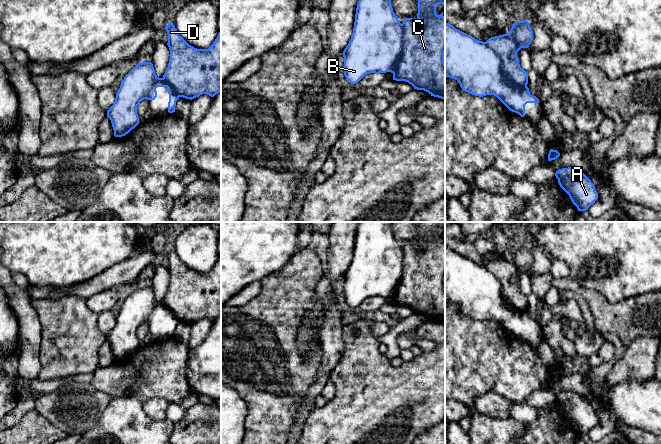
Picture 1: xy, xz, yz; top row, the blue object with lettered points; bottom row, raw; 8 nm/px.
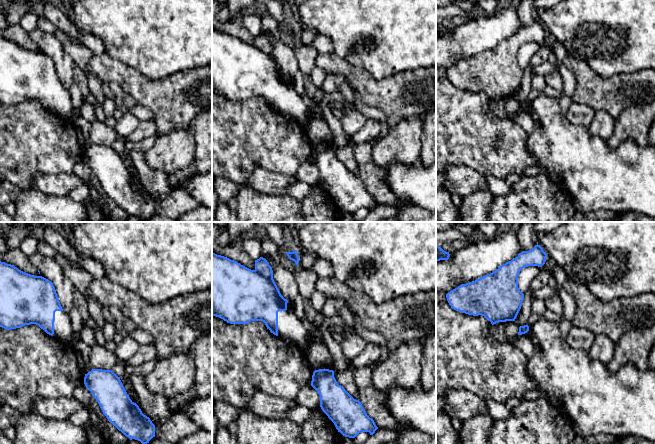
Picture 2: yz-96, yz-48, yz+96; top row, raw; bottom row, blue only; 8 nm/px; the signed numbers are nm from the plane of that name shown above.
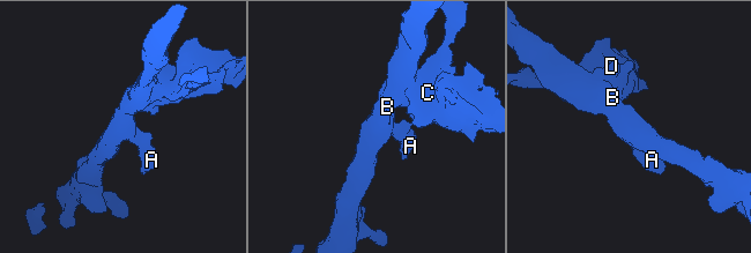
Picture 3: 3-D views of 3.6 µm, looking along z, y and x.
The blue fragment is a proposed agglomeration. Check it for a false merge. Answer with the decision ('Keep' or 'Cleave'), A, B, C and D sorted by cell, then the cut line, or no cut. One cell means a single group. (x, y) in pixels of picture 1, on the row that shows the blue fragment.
Cleave. Groups: A B / C D. Split along yz (484, 42), (499, 58), (504, 77), (512, 84), (525, 87)

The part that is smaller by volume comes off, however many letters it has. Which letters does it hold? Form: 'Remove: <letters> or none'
Remove: C, D

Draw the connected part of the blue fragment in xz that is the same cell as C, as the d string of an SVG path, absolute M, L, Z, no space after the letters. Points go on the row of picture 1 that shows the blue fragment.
M418 0L417 19L421 22L418 25L413 18L405 18L403 27L403 47L393 72L393 78L396 81L405 81L411 84L414 89L424 90L431 96L445 100L445 18L443 12L440 15L436 14L438 4L445 4L445 0Z

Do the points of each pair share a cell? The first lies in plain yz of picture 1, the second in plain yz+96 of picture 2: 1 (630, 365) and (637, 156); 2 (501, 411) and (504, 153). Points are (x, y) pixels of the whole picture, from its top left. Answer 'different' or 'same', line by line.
1: different
2: different

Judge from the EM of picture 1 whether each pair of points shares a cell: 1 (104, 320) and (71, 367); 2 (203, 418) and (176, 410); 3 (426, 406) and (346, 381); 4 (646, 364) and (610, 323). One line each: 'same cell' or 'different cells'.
1: different cells
2: different cells
3: same cell
4: different cells

